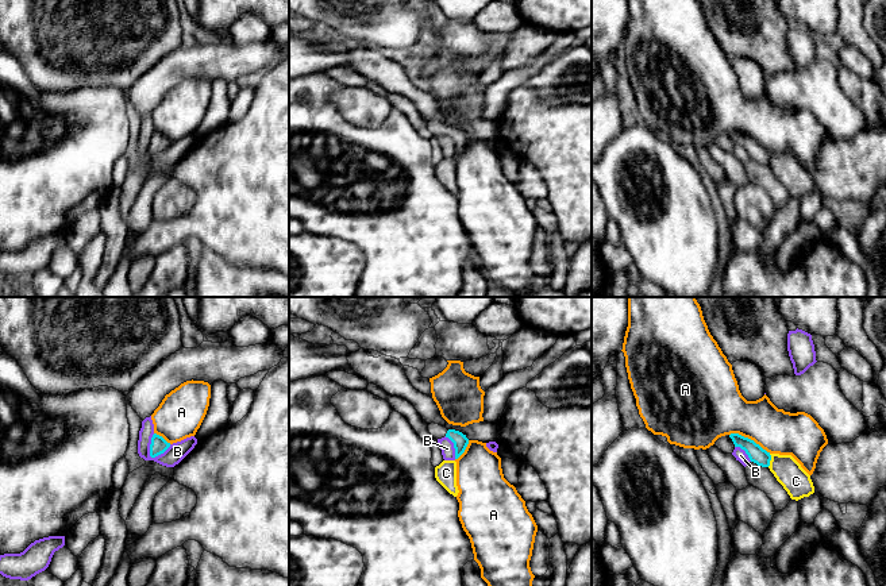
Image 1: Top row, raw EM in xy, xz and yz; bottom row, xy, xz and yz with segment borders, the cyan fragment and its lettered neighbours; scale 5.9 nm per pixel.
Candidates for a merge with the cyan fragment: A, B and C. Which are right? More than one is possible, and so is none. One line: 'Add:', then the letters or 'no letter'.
Add: no letter

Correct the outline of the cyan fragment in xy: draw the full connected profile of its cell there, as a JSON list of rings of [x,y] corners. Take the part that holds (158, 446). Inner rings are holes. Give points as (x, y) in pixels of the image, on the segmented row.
[[[154,433],[150,444],[150,456],[155,458],[163,454],[169,447],[170,443],[167,443],[162,436]]]

